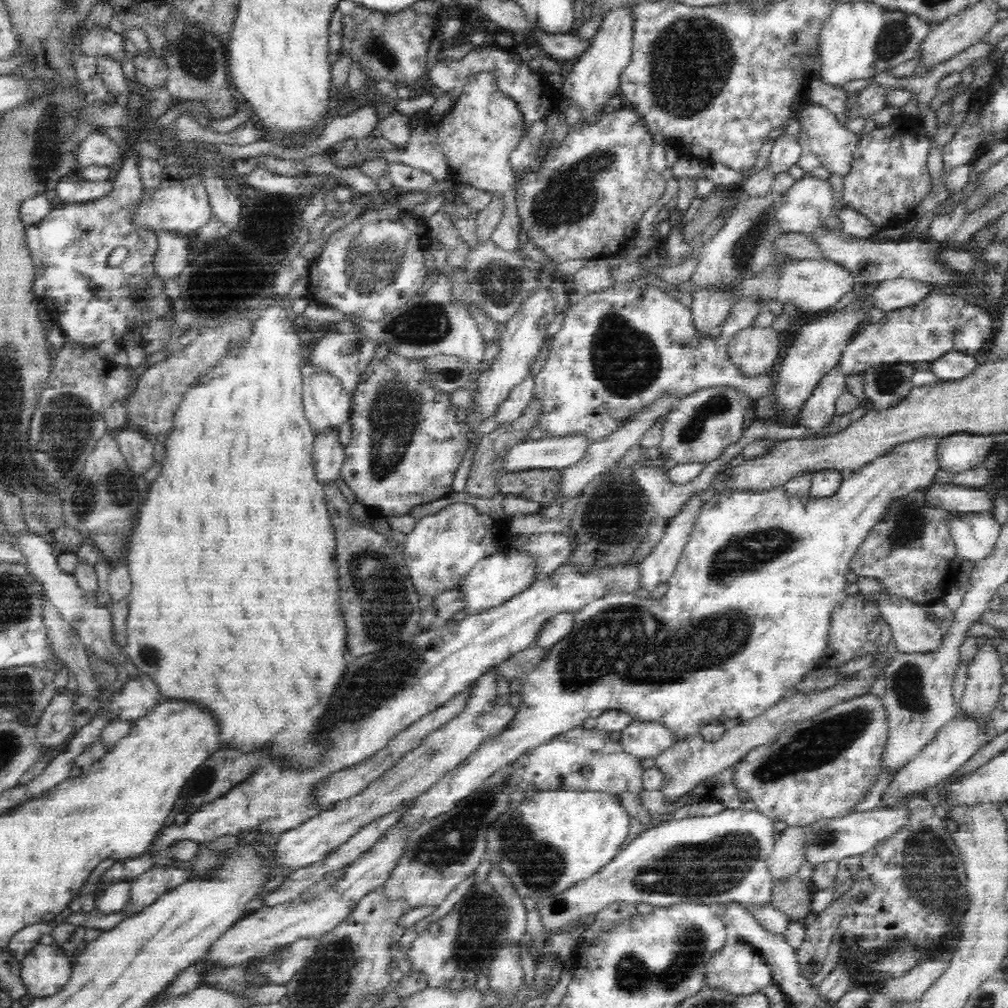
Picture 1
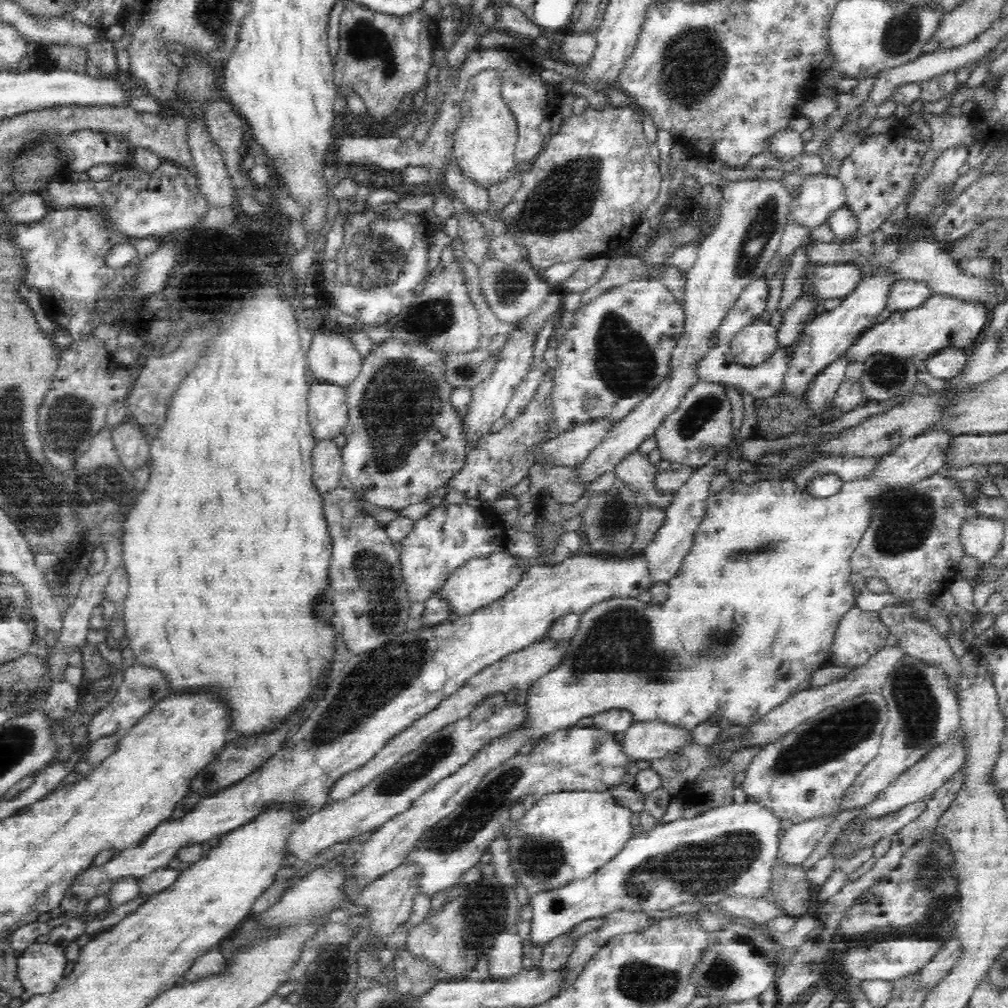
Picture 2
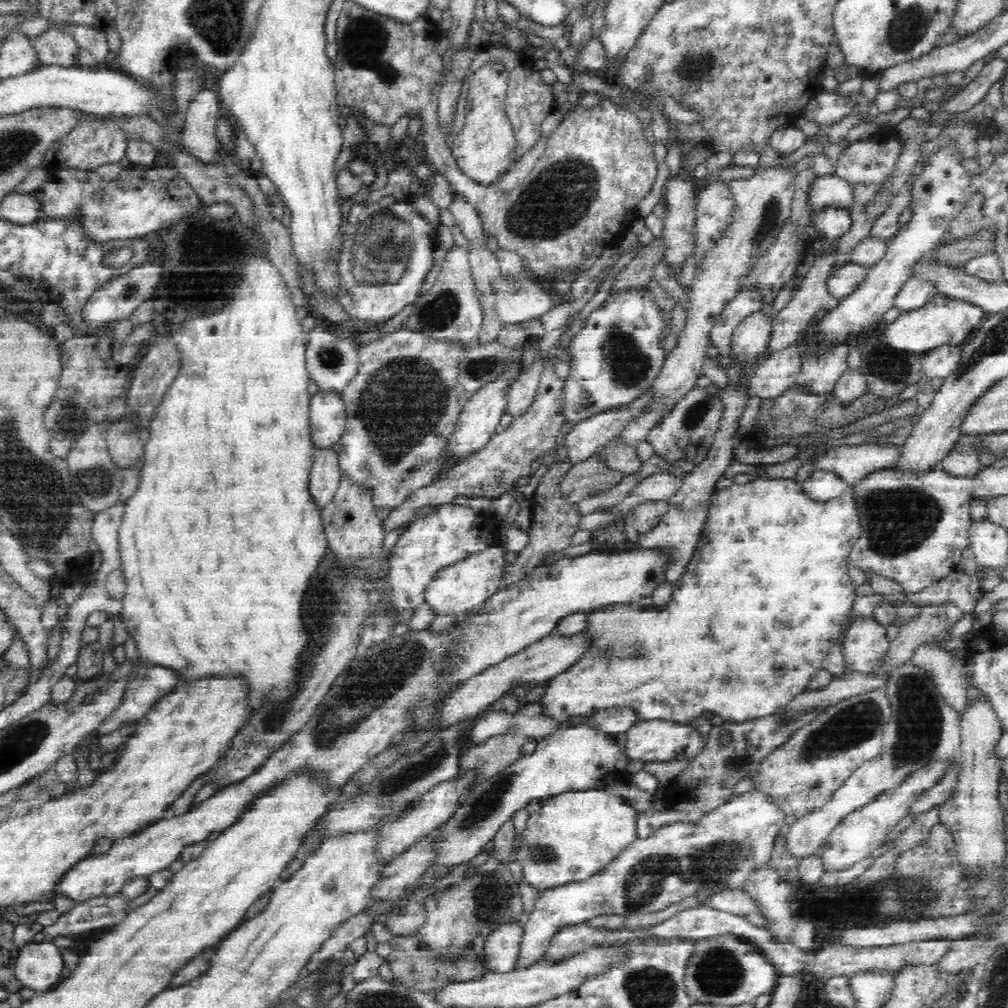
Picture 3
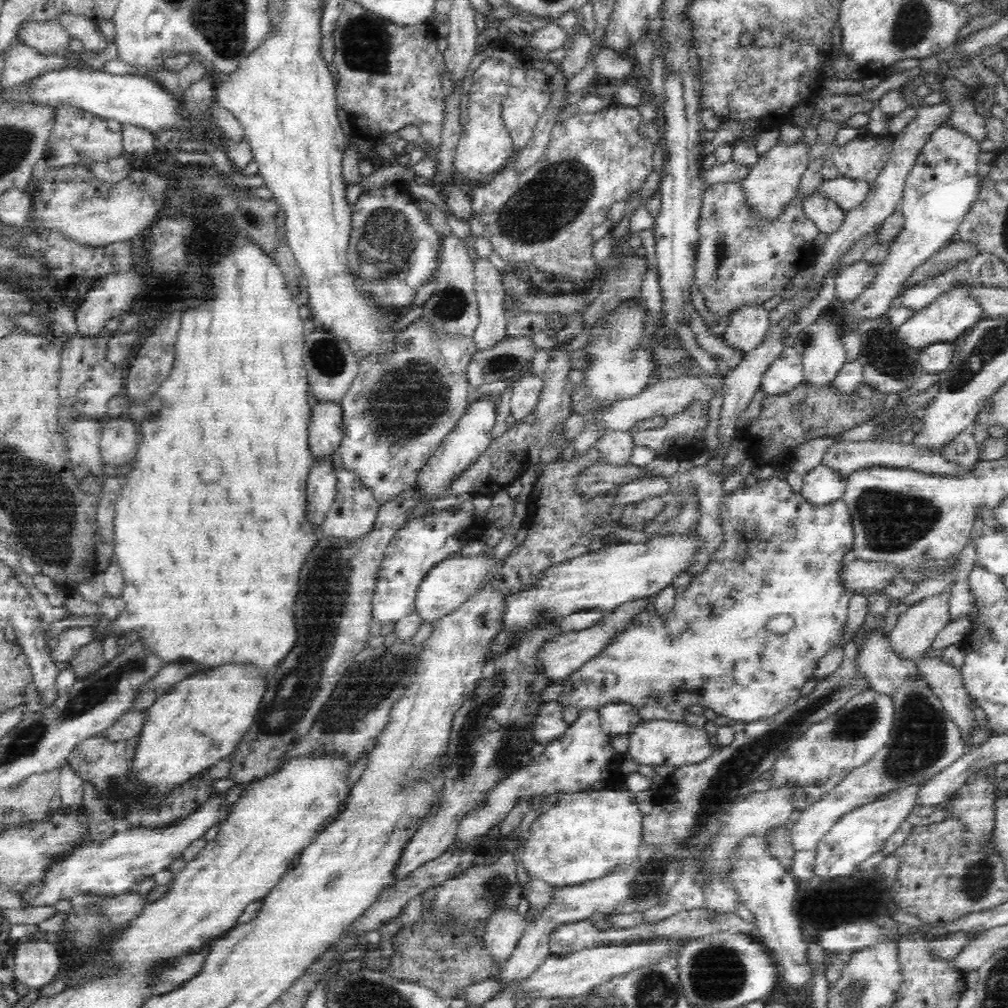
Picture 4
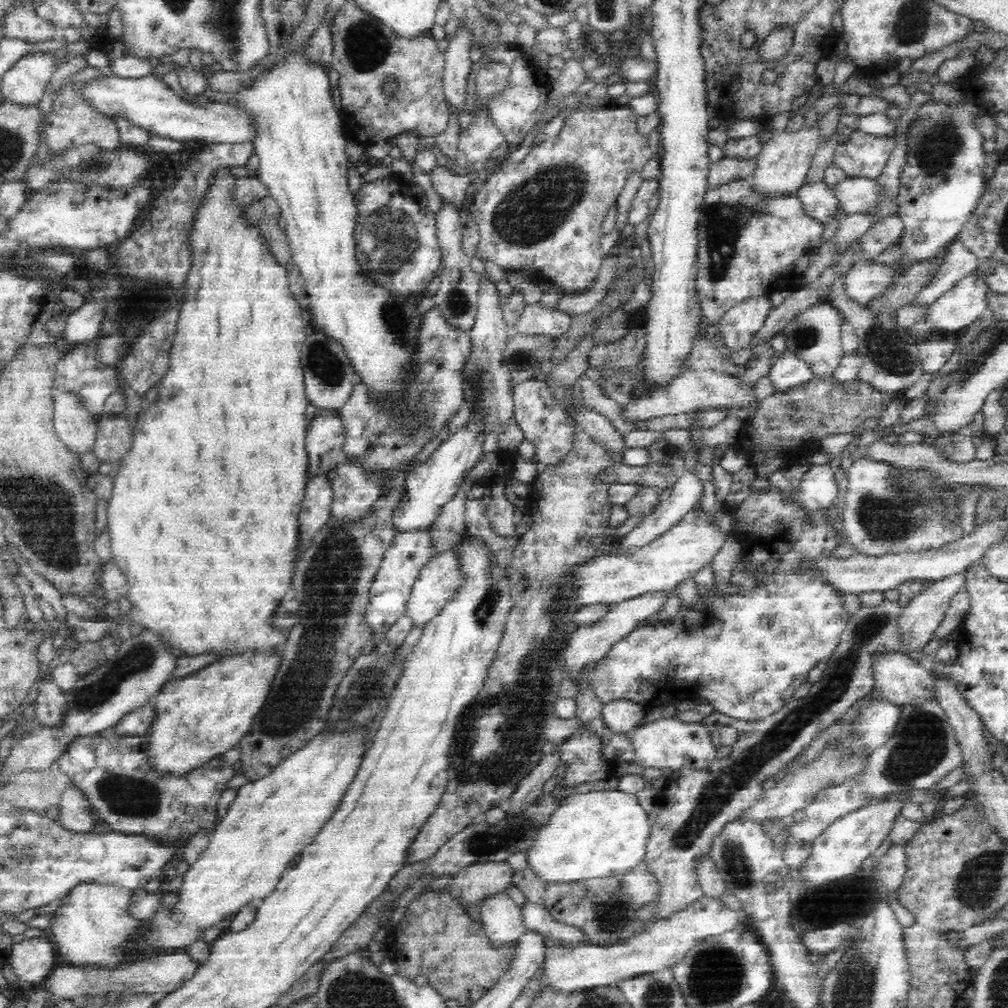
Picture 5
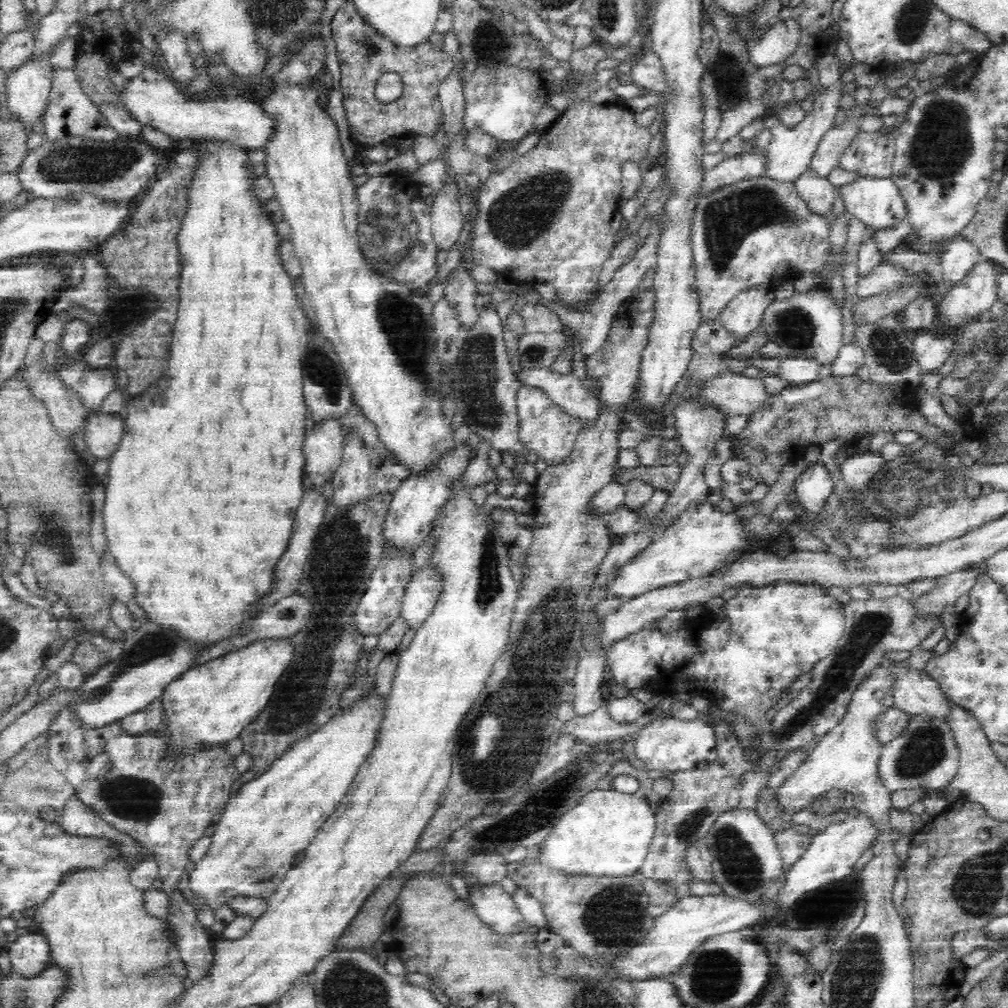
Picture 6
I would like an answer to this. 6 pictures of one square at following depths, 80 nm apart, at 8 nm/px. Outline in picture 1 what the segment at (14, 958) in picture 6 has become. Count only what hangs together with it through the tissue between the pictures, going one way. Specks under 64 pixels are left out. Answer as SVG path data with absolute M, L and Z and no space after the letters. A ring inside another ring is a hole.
M36 942L19 962L26 993L34 997L50 997L70 977L72 958L66 956L61 945Z

